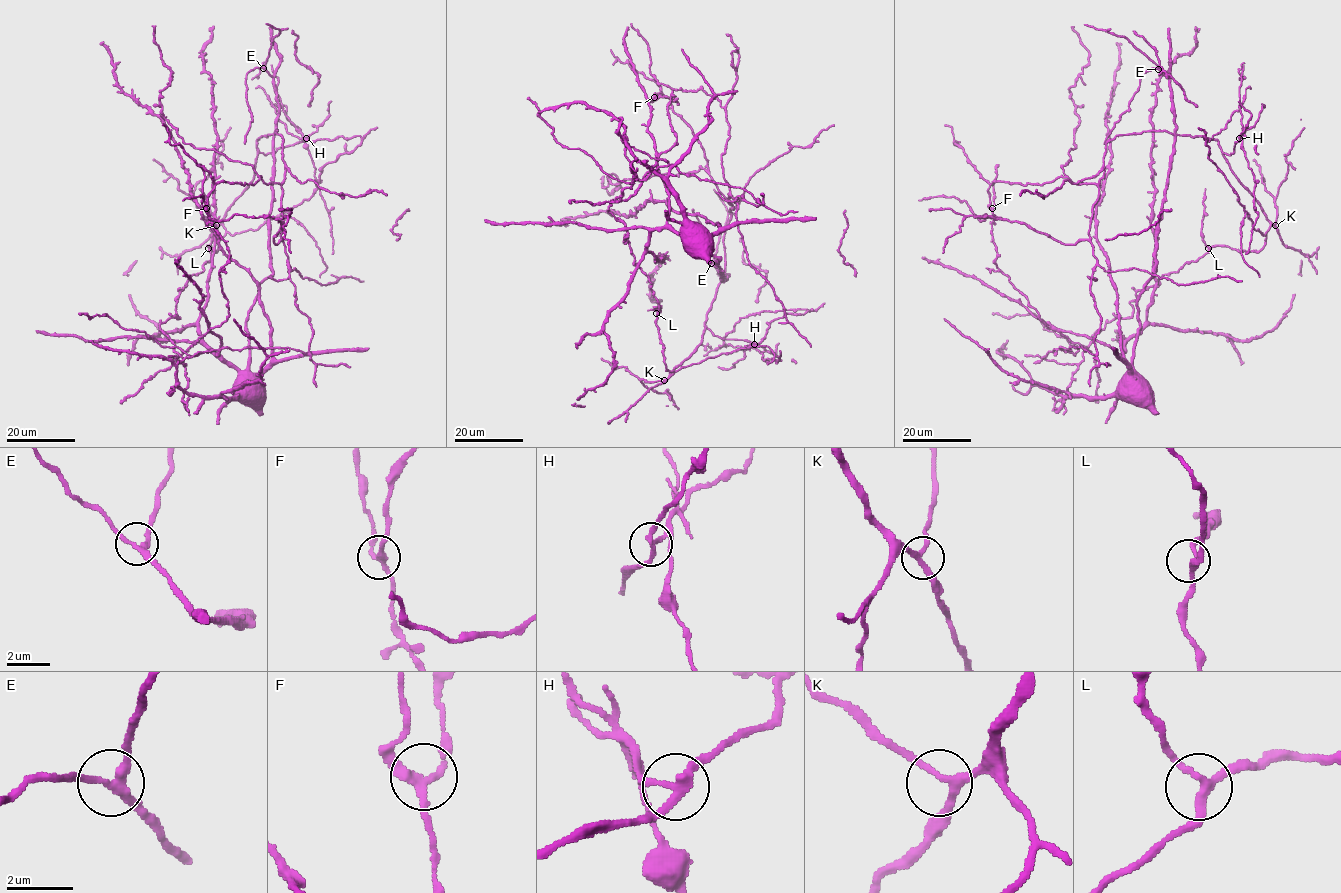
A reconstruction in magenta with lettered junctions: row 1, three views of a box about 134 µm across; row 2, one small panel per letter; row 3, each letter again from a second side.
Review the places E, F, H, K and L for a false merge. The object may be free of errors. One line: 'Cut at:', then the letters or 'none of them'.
Cut at: H

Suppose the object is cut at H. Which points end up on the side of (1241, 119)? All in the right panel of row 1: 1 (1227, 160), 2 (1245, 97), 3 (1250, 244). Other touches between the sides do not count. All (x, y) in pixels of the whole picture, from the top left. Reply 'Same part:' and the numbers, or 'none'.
Same part: 3

